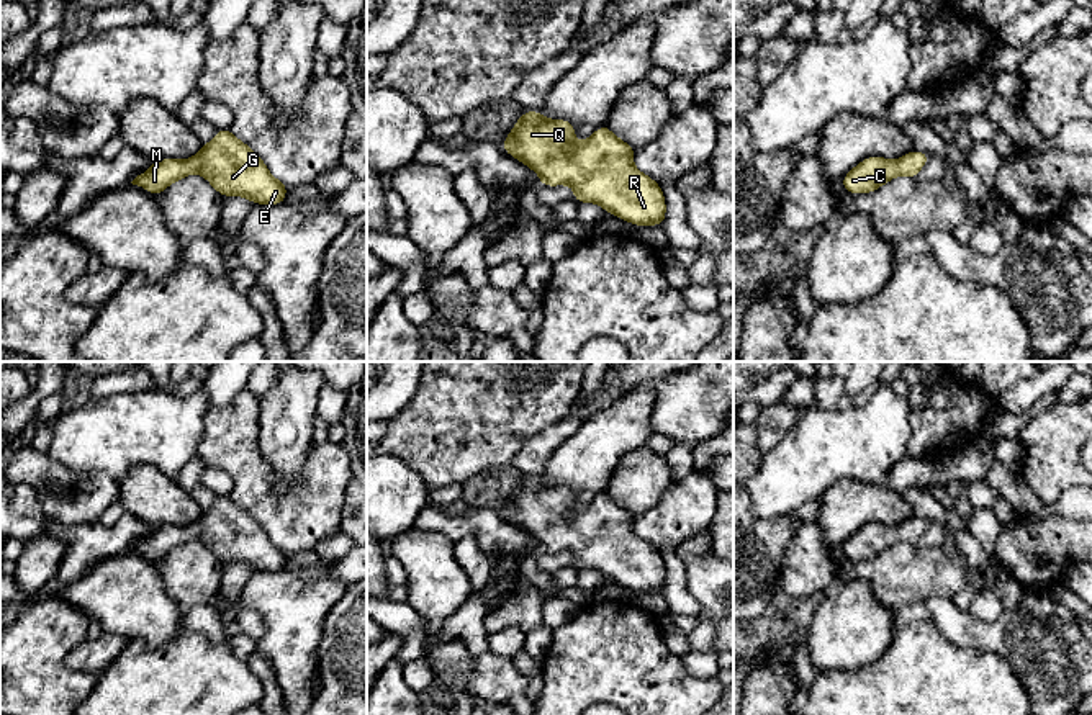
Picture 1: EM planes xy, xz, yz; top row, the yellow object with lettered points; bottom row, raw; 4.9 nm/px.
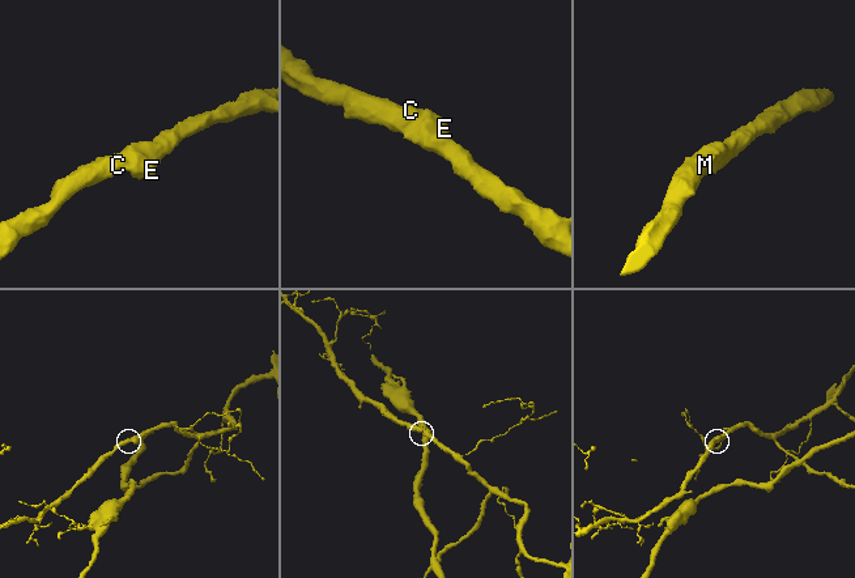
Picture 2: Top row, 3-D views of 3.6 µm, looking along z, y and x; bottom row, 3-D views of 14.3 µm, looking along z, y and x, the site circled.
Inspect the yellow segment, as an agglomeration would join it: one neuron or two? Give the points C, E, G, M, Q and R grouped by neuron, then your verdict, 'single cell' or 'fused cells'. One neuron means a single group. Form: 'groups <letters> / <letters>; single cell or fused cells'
groups C E G M Q R; single cell

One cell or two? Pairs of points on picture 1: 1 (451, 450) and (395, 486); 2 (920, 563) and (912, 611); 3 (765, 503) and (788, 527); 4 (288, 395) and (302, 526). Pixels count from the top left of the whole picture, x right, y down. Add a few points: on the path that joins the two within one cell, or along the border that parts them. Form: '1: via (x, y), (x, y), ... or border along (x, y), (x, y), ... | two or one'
1: border along (383, 454), (400, 457), (428, 486) | two
2: border along (920, 601), (909, 602), (894, 611) | two
3: border along (750, 506), (762, 519), (789, 512) | two
4: border along (311, 445), (298, 481), (277, 496) | two

